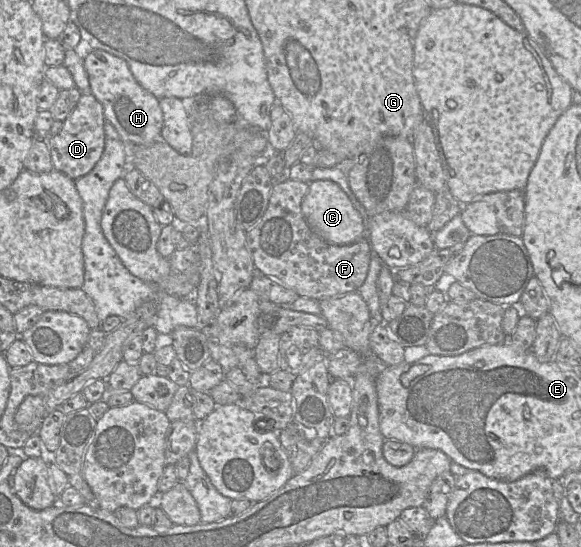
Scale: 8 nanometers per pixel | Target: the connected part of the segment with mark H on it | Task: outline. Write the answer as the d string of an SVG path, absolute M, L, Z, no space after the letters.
M93 49L89 53L89 55L87 55L86 58L84 59L84 67L85 67L85 70L86 70L86 73L88 76L88 80L90 83L91 93L102 104L106 121L113 125L113 127L117 131L119 137L121 138L123 144L125 145L128 152L130 153L130 165L131 165L131 152L134 152L140 148L149 146L152 143L154 143L155 141L157 141L158 139L160 139L161 131L162 131L162 127L163 127L163 114L162 114L160 104L159 104L159 100L154 95L152 95L150 92L148 92L147 90L145 90L144 88L141 87L141 85L136 81L133 74L131 73L131 71L128 67L128 64L123 59L121 59L115 55L112 55L106 51L103 51L100 49Z

